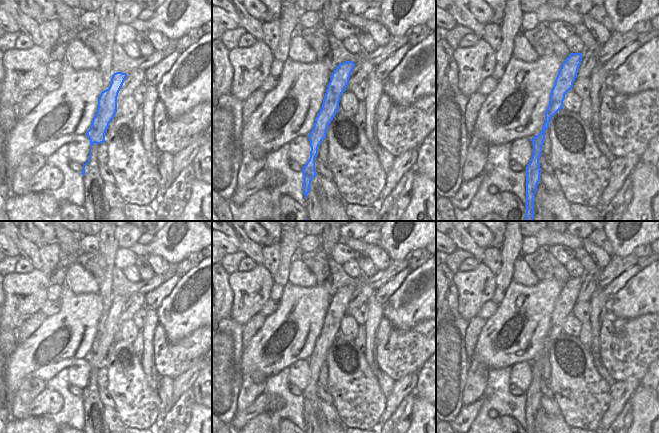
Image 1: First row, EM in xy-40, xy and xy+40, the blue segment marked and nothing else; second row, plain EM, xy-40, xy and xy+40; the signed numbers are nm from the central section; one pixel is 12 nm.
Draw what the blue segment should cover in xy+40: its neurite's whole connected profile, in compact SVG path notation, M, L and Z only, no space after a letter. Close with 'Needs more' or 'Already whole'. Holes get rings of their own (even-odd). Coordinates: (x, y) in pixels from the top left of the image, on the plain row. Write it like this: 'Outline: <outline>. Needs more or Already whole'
Outline: M571 277L562 290L555 303L554 310L551 314L550 325L545 337L545 347L542 355L531 363L533 367L533 379L530 387L526 391L526 433L534 433L535 417L538 407L540 406L541 392L539 382L542 378L542 369L545 364L545 355L549 351L552 341L563 333L565 319L573 311L577 302L579 290L582 285L582 277Z. Already whole

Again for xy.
Outline: M346 285L335 292L327 310L322 331L315 343L312 355L308 359L311 371L310 382L306 389L302 391L303 417L305 422L307 422L310 415L312 403L317 399L315 395L315 382L318 378L318 371L322 364L326 362L327 353L336 337L339 335L341 319L346 315L354 291L354 286Z. Already whole

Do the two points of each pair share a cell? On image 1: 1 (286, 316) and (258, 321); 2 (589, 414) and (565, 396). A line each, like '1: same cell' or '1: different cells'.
1: different cells
2: same cell

